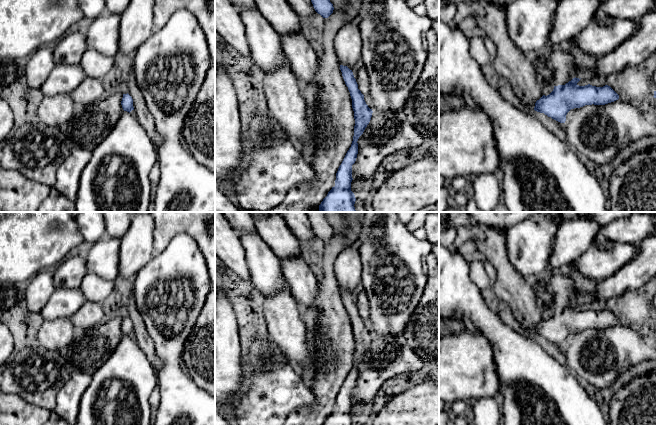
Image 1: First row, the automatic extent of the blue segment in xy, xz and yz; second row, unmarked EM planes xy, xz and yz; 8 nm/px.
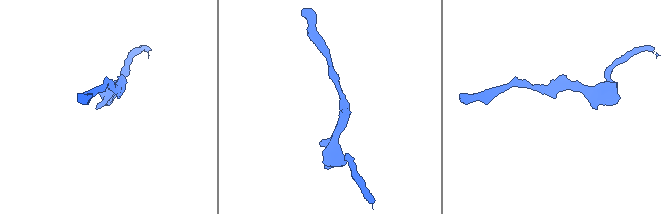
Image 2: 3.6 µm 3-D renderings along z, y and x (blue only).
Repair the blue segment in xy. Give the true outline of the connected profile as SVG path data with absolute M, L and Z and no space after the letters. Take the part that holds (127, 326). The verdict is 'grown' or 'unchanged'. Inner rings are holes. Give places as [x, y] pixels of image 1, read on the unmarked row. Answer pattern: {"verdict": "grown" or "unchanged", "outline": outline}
{"verdict": "unchanged", "outline": "M128 317L127 318L123 318L121 329L122 329L123 334L127 335L129 337L132 334L134 334L133 323L132 323L132 321Z"}

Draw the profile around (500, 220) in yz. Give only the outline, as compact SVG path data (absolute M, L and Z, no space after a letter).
M468 212L472 221L499 230L509 230L514 225L540 212Z

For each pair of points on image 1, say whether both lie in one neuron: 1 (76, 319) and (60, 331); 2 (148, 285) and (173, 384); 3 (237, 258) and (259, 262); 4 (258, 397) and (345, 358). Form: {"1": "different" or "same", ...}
{"1": "different", "2": "same", "3": "different", "4": "different"}

